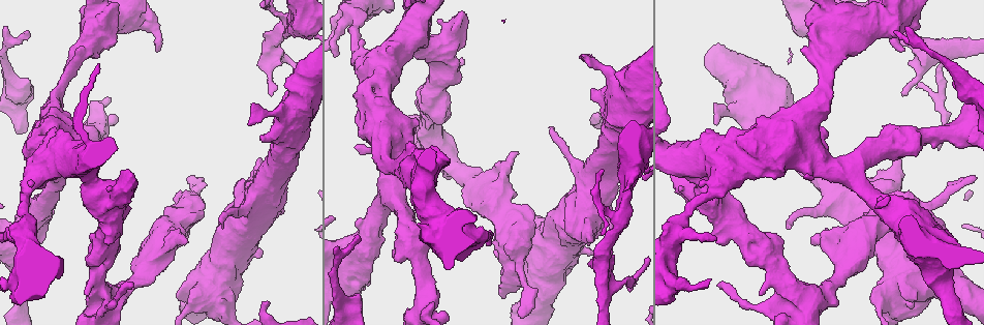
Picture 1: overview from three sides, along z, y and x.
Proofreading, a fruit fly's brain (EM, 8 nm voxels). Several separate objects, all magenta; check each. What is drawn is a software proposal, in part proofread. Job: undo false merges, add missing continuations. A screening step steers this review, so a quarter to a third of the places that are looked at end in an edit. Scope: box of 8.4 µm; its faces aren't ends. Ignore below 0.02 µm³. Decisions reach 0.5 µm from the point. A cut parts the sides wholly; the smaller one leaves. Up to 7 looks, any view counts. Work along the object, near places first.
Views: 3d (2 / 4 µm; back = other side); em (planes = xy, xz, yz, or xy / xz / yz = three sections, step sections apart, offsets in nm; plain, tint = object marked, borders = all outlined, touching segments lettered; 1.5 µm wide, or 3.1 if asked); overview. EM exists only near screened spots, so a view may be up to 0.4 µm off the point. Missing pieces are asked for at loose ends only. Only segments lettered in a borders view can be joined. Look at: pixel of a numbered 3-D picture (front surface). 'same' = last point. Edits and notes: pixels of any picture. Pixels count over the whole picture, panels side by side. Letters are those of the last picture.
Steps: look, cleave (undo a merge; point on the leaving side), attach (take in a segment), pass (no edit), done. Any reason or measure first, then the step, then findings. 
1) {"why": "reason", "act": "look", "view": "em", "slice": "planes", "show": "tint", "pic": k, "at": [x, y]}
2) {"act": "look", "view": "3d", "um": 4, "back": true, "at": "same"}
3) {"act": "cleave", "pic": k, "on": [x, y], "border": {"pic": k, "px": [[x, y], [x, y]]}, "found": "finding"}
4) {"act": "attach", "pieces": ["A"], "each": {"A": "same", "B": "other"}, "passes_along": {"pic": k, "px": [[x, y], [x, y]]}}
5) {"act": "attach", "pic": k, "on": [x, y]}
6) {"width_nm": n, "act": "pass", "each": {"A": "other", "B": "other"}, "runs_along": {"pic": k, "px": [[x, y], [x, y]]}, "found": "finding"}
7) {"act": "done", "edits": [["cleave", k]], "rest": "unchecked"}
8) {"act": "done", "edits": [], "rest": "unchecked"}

{"why": "tapers out", "act": "look", "view": "3d", "um": 4, "pic": 1, "at": [302, 149]}

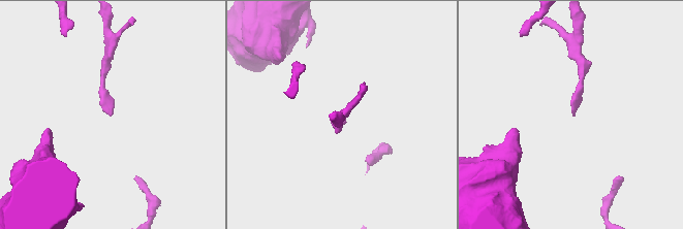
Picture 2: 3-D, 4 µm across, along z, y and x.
{"act": "look", "view": "em", "slice": "xy", "step": 4, "show": "tint", "pic": 2, "at": [575, 115]}

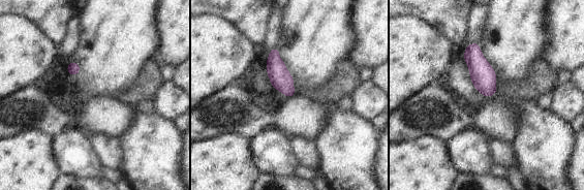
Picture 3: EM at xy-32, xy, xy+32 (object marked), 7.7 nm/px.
{"act": "look", "view": "em", "slice": "planes", "show": "borders", "at": "same"}

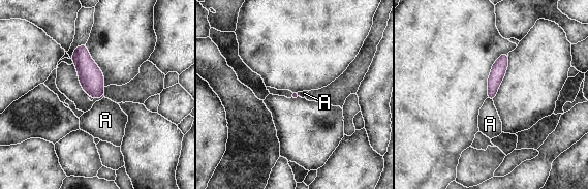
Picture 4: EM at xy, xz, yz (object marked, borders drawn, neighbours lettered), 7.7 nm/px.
{"longest_contact_nm": ["A", 50], "act": "pass", "each": {"A": "other"}, "runs_along": {"pic": 4, "px": [[504, 56], [490, 96]]}, "found": "none of them fits"}

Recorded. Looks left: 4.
{"why": "free end", "act": "look", "view": "3d", "um": 2, "back": true, "pic": 1, "at": [904, 50]}

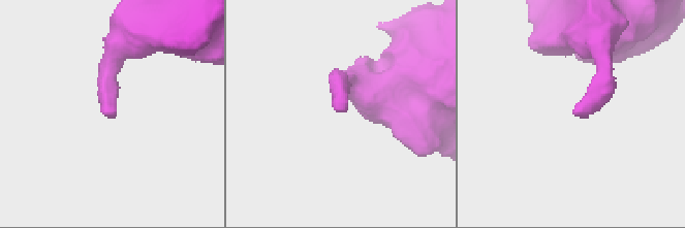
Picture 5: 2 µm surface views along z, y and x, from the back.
{"act": "look", "view": "em", "slice": "planes", "show": "plain", "pic": 5, "at": [573, 114]}

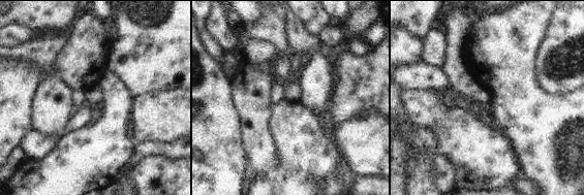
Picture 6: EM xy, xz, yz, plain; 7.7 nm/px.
{"why": "what lies round it", "act": "look", "view": "em", "slice": "planes", "show": "borders", "at": "same"}

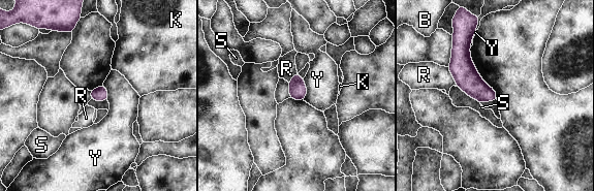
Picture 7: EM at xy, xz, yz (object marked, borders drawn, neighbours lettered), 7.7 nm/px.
{"longest_contact_nm": ["R", 170], "act": "pass", "each": {"B": "other", "K": "other", "R": "other", "S": "other", "Y": "other"}, "border": {"pic": 7, "px": [[303, 78], [306, 85], [304, 99]]}, "found": "none of them fits"}

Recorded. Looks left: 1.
{"why": "branch stops here", "act": "look", "view": "em", "slice": "xy", "step": 8, "show": "borders", "pic": 1, "at": [221, 228]}

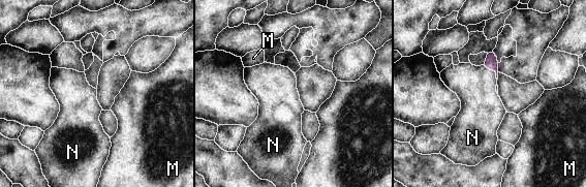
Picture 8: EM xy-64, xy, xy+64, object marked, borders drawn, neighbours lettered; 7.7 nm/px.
{"act": "attach", "pieces": ["N"], "each": {"M": "other", "N": "same"}, "passes_along": {"pic": 8, "px": [[491, 62], [492, 69], [475, 86]]}, "found": "the neuron continues"}

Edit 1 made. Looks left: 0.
{"act": "done", "edits": [["attach", 8]], "rest": "unchecked"}

